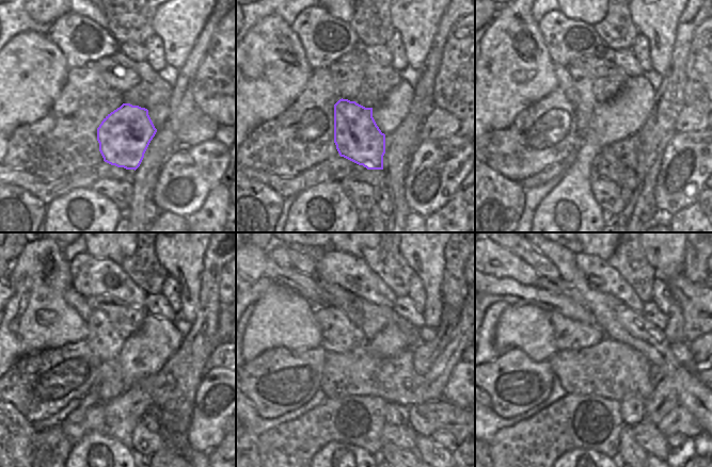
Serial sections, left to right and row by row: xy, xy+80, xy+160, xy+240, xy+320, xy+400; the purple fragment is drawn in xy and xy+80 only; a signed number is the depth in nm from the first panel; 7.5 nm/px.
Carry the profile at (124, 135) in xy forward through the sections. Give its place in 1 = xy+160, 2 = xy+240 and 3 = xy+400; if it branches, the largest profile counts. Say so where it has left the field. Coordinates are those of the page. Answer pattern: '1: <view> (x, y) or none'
1: xy+160 (583, 115)
2: xy+240 (75, 300)
3: xy+400 (497, 261)

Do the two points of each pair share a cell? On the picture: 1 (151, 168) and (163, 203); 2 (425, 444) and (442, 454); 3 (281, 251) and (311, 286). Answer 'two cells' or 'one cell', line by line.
1: two cells
2: one cell
3: two cells

